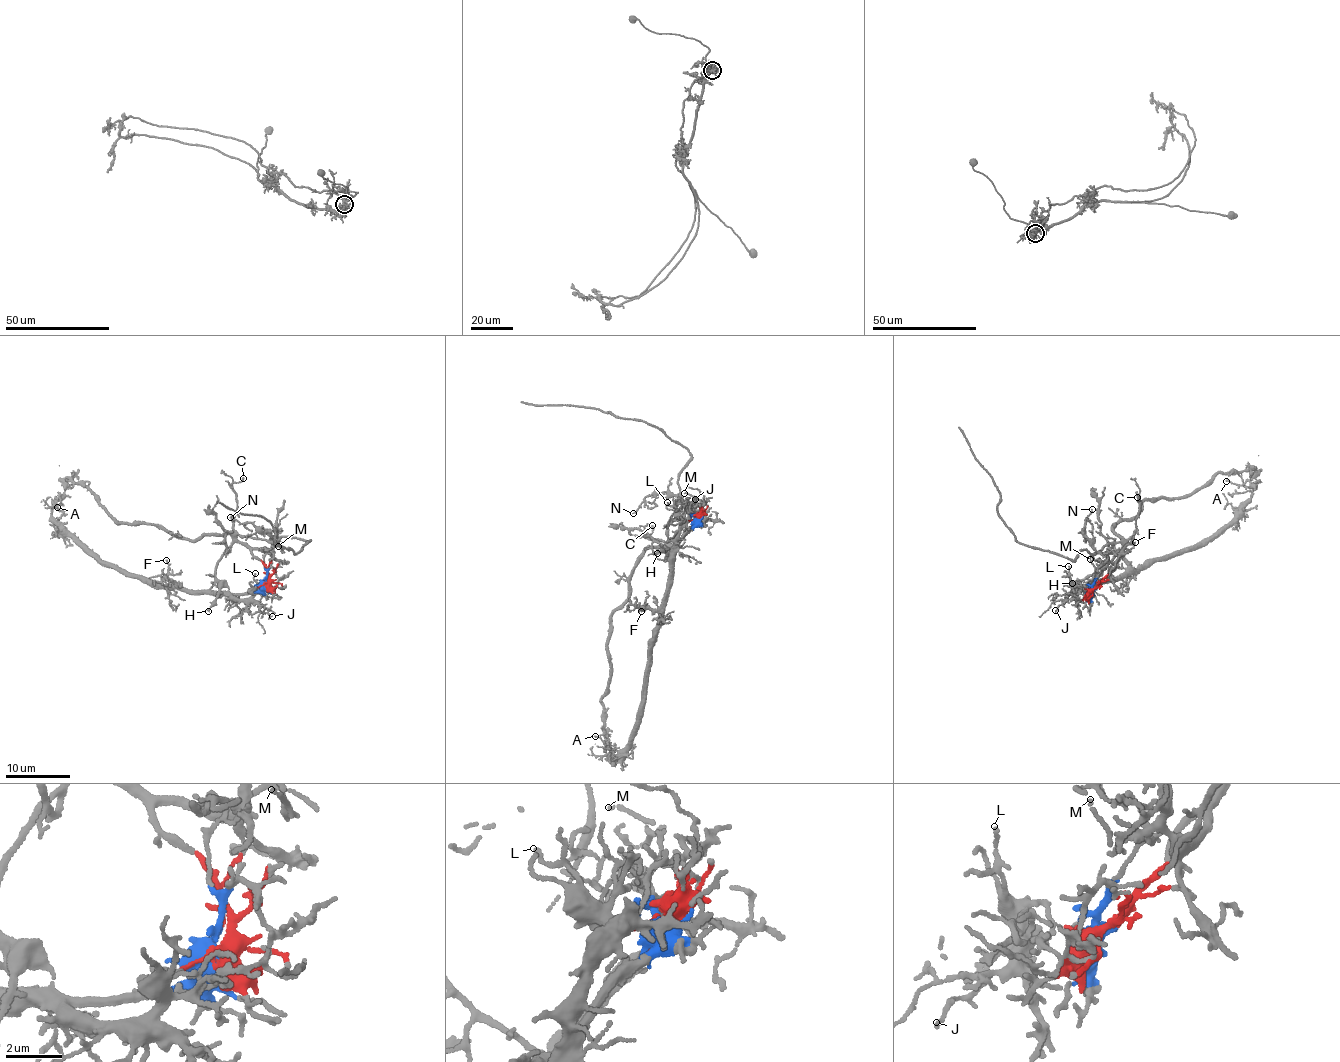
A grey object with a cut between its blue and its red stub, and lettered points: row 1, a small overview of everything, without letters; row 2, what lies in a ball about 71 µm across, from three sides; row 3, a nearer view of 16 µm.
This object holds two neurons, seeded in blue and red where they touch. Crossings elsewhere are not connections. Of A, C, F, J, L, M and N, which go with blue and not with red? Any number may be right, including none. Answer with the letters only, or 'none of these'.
A, F, J, L

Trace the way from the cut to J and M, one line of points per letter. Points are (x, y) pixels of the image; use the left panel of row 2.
J: (267, 577), (257, 590), (233, 596), (239, 601), (258, 603), (262, 613), (272, 616)
M: (267, 577), (271, 548), (278, 541), (281, 549), (278, 546)

